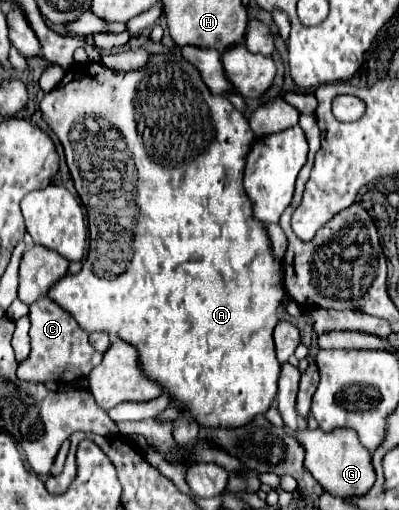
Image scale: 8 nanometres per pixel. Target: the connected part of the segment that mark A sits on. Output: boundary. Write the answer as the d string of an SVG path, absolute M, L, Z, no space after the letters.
M178 51L154 53L148 63L140 69L116 73L102 63L74 63L60 85L56 85L50 93L40 101L42 119L50 125L50 129L58 135L64 145L66 163L70 167L76 191L80 195L82 205L88 211L88 223L92 225L92 239L96 239L96 255L88 255L82 271L76 275L66 275L60 279L48 293L52 301L56 301L62 309L66 309L76 323L88 331L104 331L108 335L118 335L126 343L132 343L140 353L142 371L162 383L166 393L174 397L176 403L184 403L186 411L204 427L240 427L254 419L258 413L266 413L276 397L276 383L280 375L280 363L274 353L272 331L278 323L278 305L284 291L284 275L282 265L278 265L272 257L272 245L266 227L252 215L250 201L244 195L242 207L242 171L246 165L246 155L256 139L252 133L248 119L242 117L240 111L226 97L216 97L208 91L206 83L200 77L200 71L186 61Z

